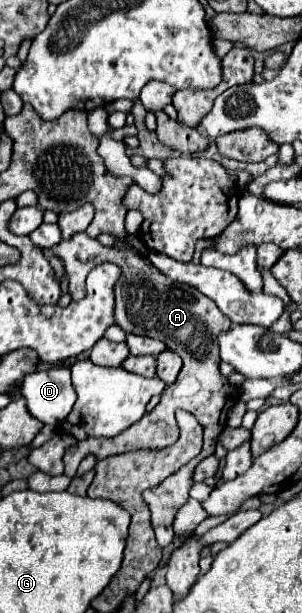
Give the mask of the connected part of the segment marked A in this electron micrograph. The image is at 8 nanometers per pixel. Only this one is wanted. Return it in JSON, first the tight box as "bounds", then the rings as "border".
{"bounds":[43,232,239,526],"border":[[[81,232],[81,234],[75,234],[73,240],[63,242],[57,248],[43,250],[45,254],[57,254],[63,258],[65,274],[69,276],[69,292],[71,292],[72,301],[79,301],[86,296],[85,280],[89,270],[95,264],[101,264],[101,262],[117,264],[121,268],[121,278],[115,284],[115,322],[129,334],[141,334],[141,336],[163,340],[171,352],[181,356],[183,372],[179,372],[179,378],[175,380],[175,384],[171,384],[163,390],[161,402],[151,412],[147,412],[139,422],[135,422],[131,428],[123,430],[121,434],[117,434],[113,438],[87,438],[87,440],[81,440],[81,442],[75,442],[73,446],[69,446],[65,452],[65,474],[69,478],[73,478],[79,462],[89,454],[95,456],[97,460],[103,460],[111,454],[115,456],[115,454],[143,450],[143,448],[159,450],[159,448],[167,448],[167,446],[175,444],[175,440],[179,438],[175,410],[181,408],[181,410],[193,414],[197,418],[197,422],[202,425],[203,450],[197,458],[193,458],[191,464],[183,466],[181,470],[177,470],[177,474],[171,474],[159,486],[149,488],[143,494],[143,500],[147,502],[147,508],[151,512],[153,526],[159,526],[159,524],[169,526],[169,524],[173,524],[175,512],[189,498],[189,488],[193,484],[195,466],[205,456],[211,456],[215,452],[217,436],[221,434],[221,430],[225,428],[225,422],[227,422],[225,406],[229,404],[229,400],[231,400],[231,404],[239,400],[239,388],[235,392],[235,388],[229,384],[229,380],[223,378],[219,372],[221,360],[219,360],[219,340],[217,338],[219,338],[219,332],[227,332],[227,328],[231,328],[231,320],[227,320],[227,316],[223,316],[223,312],[219,312],[217,304],[211,298],[203,296],[197,288],[169,280],[145,256],[137,254],[135,250],[101,248],[97,258],[87,262],[91,266],[87,266],[85,262],[79,260],[77,248],[83,248],[83,244],[89,244],[89,242],[95,242],[95,240],[91,240],[85,232]]]}

